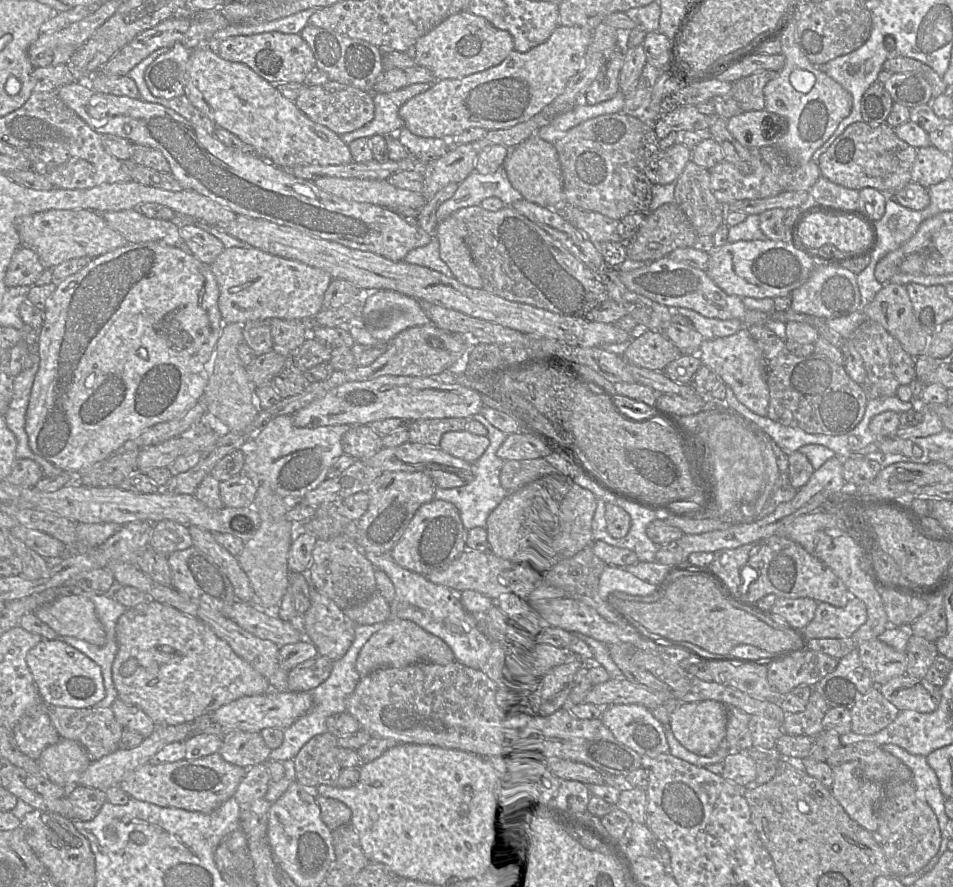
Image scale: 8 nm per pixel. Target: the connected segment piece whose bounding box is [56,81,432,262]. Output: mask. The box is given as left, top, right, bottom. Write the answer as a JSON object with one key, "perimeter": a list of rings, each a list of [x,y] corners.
{"perimeter":[[[74,81],[57,91],[61,100],[101,135],[115,135],[133,144],[148,146],[160,151],[170,165],[170,174],[185,188],[195,191],[237,215],[263,219],[287,226],[310,236],[337,242],[348,248],[367,251],[394,262],[403,262],[413,249],[427,245],[432,236],[416,222],[405,220],[391,210],[370,203],[347,201],[317,188],[313,181],[299,179],[282,168],[266,161],[252,151],[237,150],[222,144],[214,135],[193,125],[177,112],[160,104],[145,102],[125,96],[98,93],[86,81]]]}

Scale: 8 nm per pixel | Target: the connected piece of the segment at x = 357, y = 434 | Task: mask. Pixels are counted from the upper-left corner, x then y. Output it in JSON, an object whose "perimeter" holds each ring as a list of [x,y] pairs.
{"perimeter":[[[370,425],[351,426],[341,443],[343,452],[356,460],[366,459],[383,448],[382,436]]]}

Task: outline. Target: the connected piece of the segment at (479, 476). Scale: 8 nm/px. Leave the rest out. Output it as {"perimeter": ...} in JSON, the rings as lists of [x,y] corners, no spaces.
{"perimeter":[[[480,413],[473,415],[472,419],[480,422],[487,429],[489,446],[482,456],[472,463],[472,480],[469,483],[457,488],[445,489],[437,487],[434,495],[434,499],[444,500],[456,506],[462,524],[467,531],[476,527],[486,529],[488,516],[506,497],[506,491],[500,484],[500,473],[504,465],[504,460],[497,456],[497,450],[505,441],[507,434],[494,427]]]}

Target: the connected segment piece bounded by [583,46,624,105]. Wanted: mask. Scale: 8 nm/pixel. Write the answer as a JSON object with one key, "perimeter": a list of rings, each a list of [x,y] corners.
{"perimeter":[[[618,46],[605,51],[605,58],[596,79],[587,89],[583,102],[589,105],[610,100],[619,92],[619,75],[624,53]]]}

